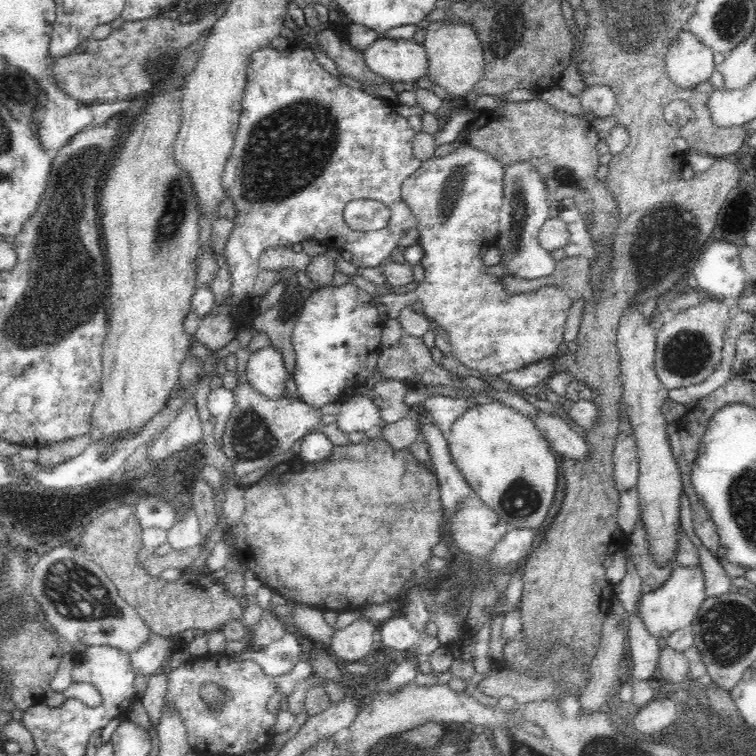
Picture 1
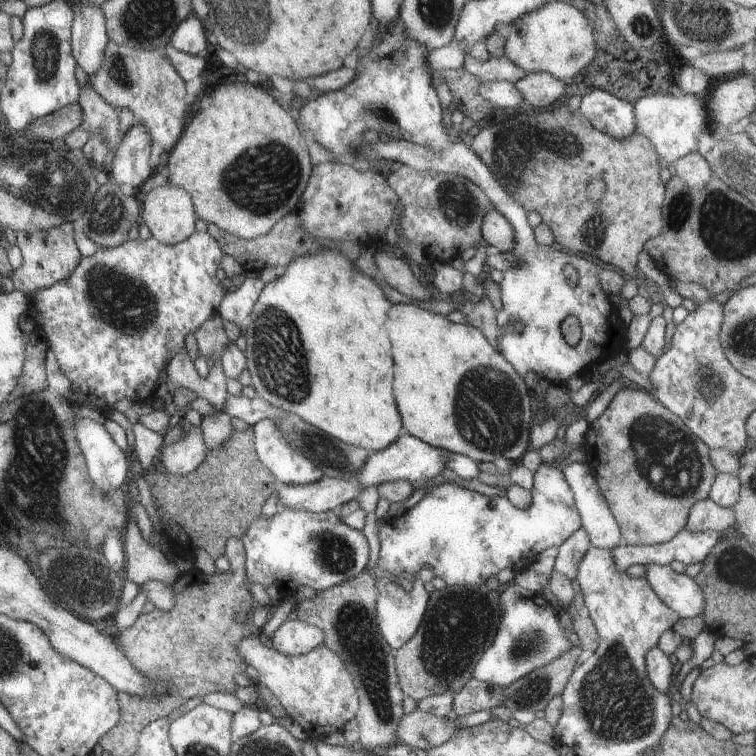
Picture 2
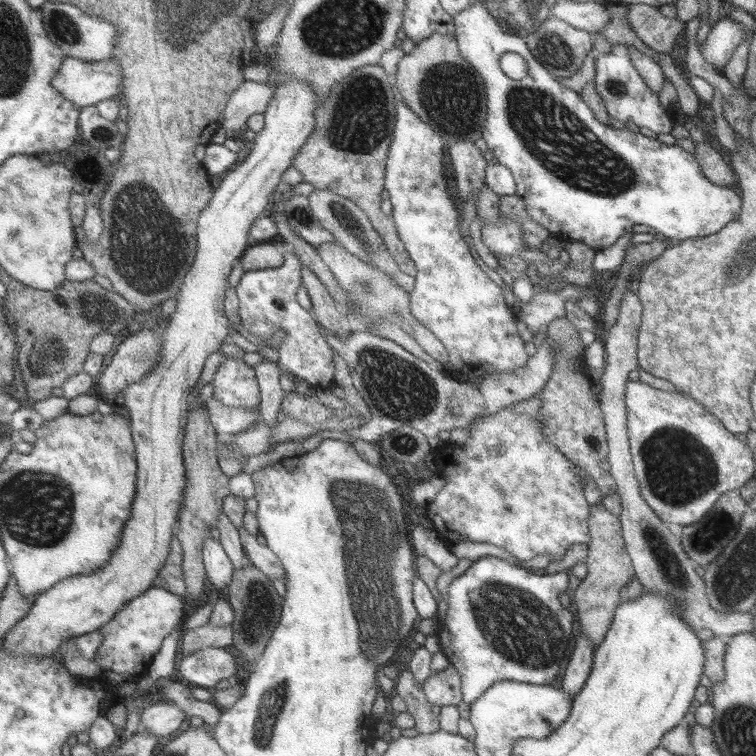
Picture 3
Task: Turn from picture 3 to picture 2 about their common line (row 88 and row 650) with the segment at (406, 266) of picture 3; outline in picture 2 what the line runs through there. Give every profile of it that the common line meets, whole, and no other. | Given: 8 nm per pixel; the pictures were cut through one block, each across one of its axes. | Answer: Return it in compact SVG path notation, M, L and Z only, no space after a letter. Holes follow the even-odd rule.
M369 571L345 583L318 591L313 598L297 603L294 617L306 624L321 628L325 632L324 645L333 649L344 661L357 685L361 708L355 716L358 721L360 738L358 742L366 750L388 747L397 736L398 720L404 716L403 690L398 686L392 647L388 645L376 623L376 600L378 589Z

